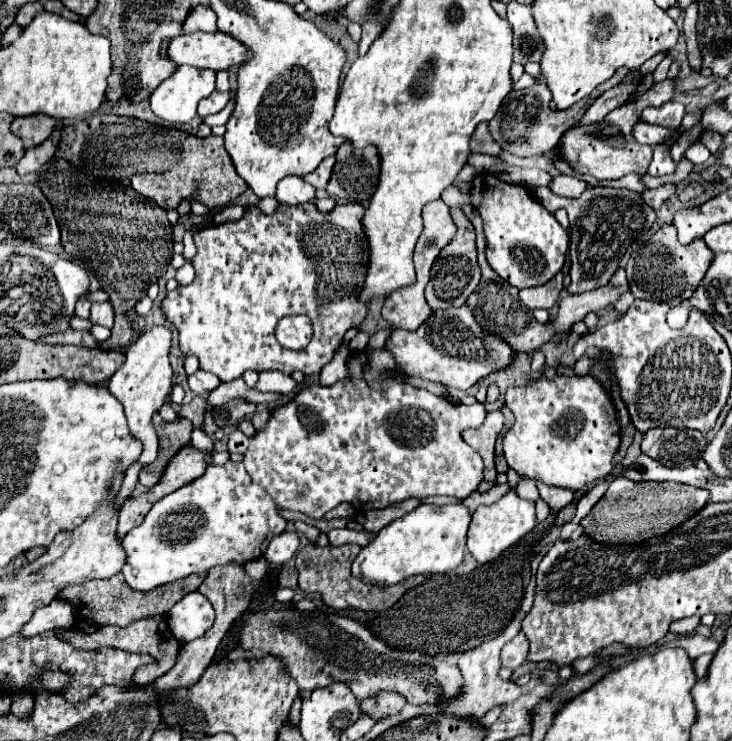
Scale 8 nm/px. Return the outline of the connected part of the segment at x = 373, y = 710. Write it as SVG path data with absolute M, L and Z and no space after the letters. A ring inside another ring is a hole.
M380 692L360 702L360 708L376 720L398 714L402 706L404 706L404 698L398 692Z

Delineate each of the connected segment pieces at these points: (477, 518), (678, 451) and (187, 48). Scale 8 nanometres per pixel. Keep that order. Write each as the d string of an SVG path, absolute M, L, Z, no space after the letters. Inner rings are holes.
M510 490L498 502L494 502L490 506L478 506L478 510L472 514L472 522L470 522L470 530L468 530L468 550L480 564L486 564L486 562L498 558L506 548L510 548L514 542L518 542L534 526L536 526L534 502L520 498L514 490Z
M652 428L644 434L642 452L670 468L686 468L702 458L706 438L698 430Z
M224 32L180 34L168 44L168 58L176 64L210 68L214 72L240 66L248 56L248 48Z

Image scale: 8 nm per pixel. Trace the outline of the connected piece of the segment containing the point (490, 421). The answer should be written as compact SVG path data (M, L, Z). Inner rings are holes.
M500 410L488 412L486 420L478 428L470 428L462 432L462 438L482 456L484 460L484 480L496 482L496 470L494 470L494 444L496 436L504 428L504 416Z

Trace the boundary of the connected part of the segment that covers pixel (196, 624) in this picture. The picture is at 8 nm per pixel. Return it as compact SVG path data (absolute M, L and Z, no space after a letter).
M190 592L174 604L166 616L172 634L184 644L200 638L214 620L214 608L200 592Z

